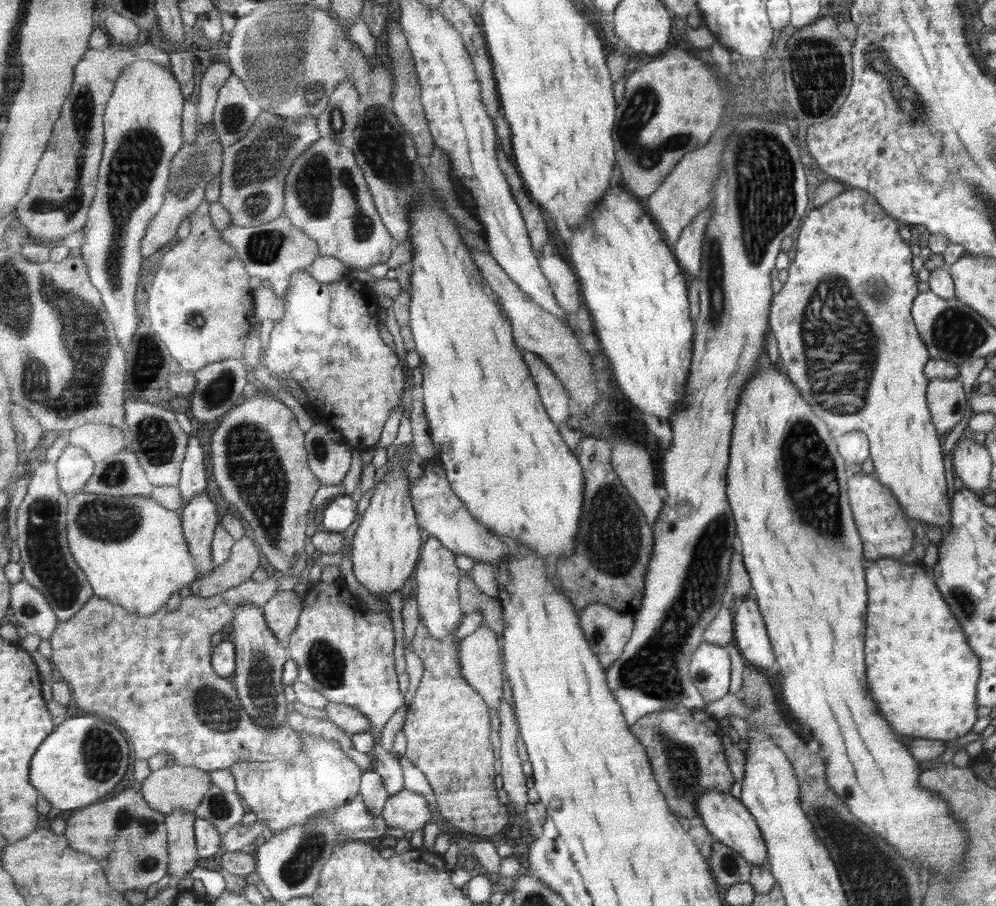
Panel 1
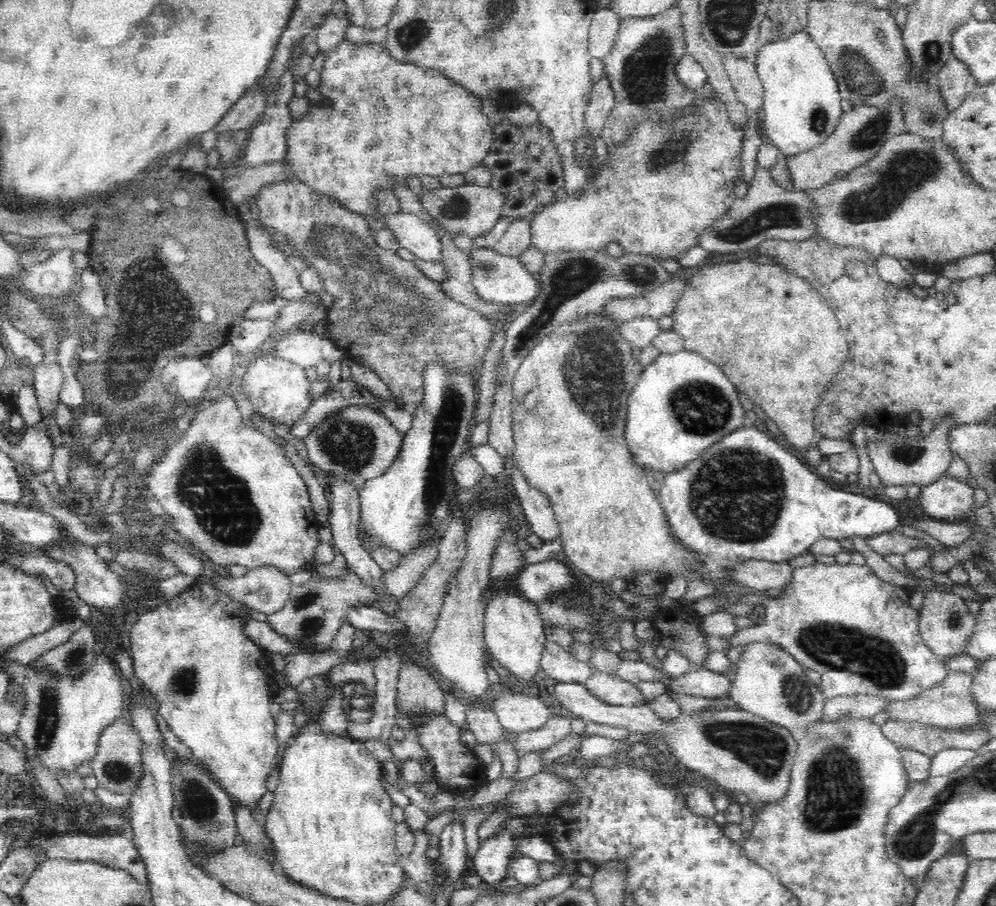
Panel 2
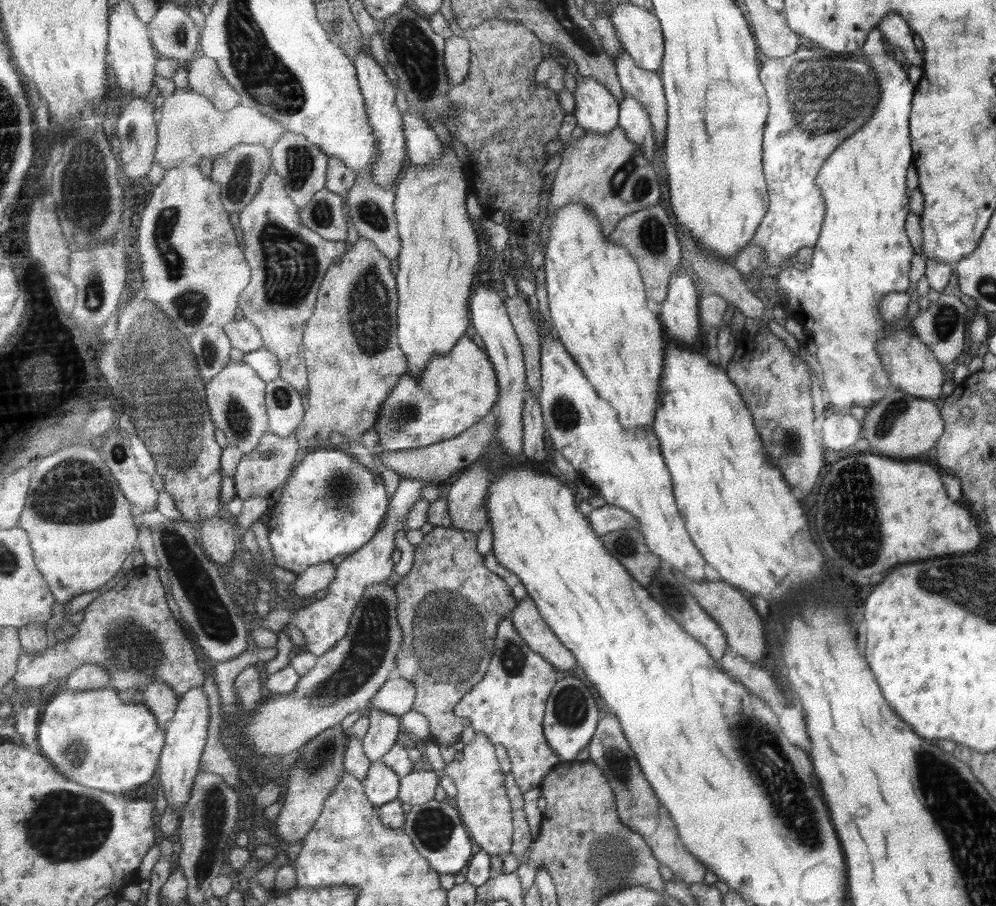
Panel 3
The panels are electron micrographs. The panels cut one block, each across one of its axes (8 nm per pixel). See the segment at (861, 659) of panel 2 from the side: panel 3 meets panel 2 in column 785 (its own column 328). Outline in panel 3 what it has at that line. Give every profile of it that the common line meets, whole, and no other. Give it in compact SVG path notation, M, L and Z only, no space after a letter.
M411 477L400 478L399 485L390 501L390 509L383 527L362 549L339 563L337 579L327 588L327 595L323 599L316 600L294 613L291 625L297 626L305 633L307 637L305 650L311 651L317 657L323 656L331 652L331 649L347 636L347 631L351 628L353 613L358 608L359 601L366 596L367 588L389 580L395 568L395 562L391 558L397 550L397 544L395 544L397 534L407 531L405 526L407 526L407 516L411 512L411 506L415 506L419 498L423 499L423 488L430 484L434 483Z

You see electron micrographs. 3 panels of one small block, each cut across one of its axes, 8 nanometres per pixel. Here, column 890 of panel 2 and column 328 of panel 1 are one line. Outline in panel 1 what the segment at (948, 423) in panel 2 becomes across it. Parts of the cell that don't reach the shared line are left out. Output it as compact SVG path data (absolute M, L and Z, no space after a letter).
M317 423L306 432L306 449L311 470L322 484L337 486L345 480L354 448L333 439L325 423Z

